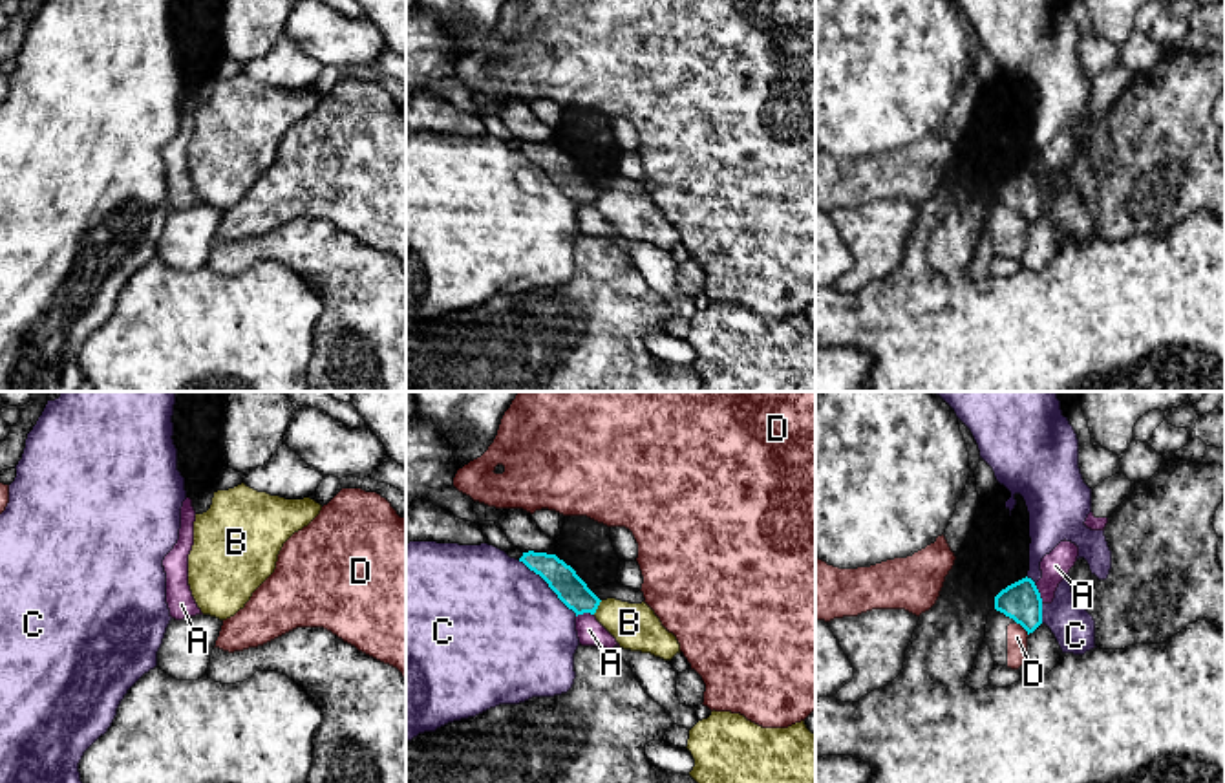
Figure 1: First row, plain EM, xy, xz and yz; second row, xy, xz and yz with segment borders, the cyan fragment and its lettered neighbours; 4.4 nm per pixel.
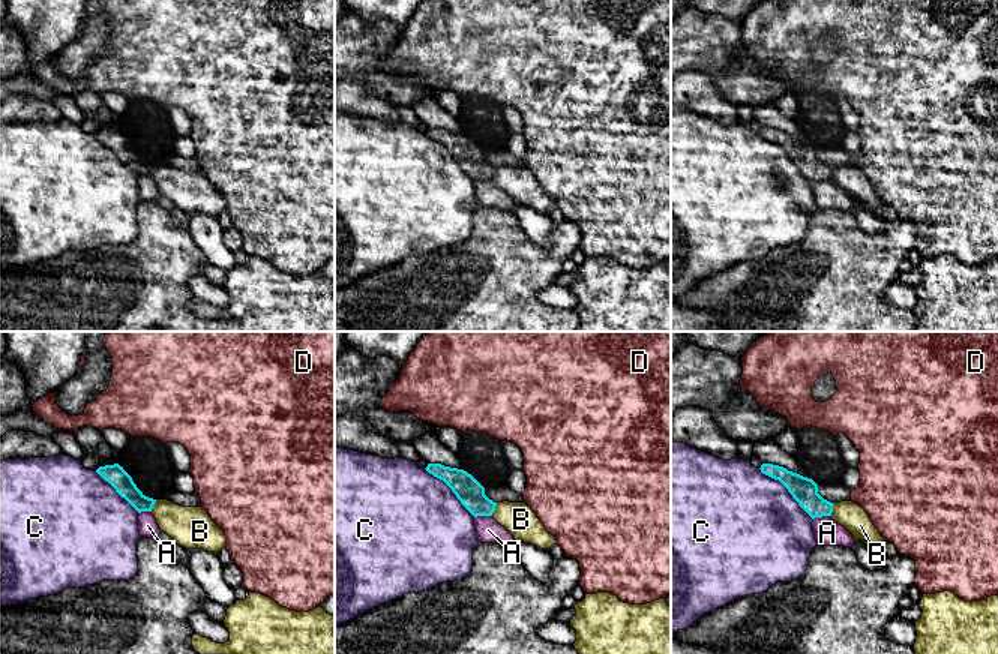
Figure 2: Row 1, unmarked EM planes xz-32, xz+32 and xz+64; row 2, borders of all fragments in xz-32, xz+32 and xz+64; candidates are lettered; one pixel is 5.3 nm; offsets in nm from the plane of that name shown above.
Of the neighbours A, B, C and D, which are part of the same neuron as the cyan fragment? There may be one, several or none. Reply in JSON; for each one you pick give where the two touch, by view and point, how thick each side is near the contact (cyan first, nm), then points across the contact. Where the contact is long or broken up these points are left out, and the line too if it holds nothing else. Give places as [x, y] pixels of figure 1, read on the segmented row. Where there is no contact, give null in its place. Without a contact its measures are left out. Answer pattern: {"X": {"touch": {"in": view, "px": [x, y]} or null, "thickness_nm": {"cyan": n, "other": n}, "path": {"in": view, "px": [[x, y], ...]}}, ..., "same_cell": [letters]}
{"same_cell": []}

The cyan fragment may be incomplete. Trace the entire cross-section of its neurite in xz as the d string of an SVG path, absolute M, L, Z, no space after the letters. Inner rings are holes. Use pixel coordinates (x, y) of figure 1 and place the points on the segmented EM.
M528 551L523 552L519 562L539 574L558 598L576 613L576 617L596 613L602 600L587 587L576 571L556 554Z

